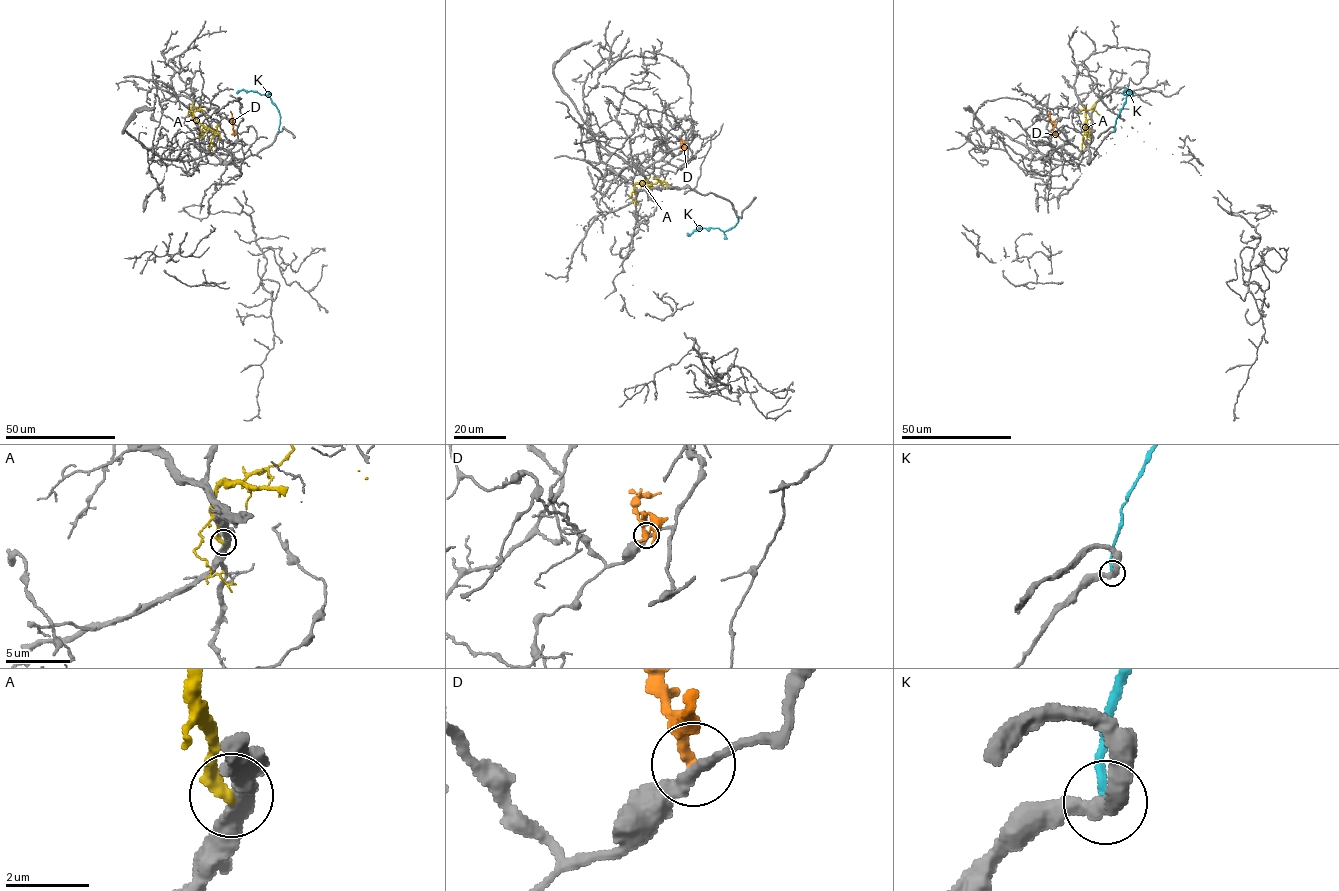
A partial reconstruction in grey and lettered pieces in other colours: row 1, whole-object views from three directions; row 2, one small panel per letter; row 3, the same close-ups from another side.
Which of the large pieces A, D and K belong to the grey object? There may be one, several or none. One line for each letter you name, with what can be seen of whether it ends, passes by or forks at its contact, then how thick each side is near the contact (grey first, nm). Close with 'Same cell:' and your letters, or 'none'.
Same cell: none

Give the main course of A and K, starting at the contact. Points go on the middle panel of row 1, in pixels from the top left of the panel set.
A: (636, 195), (636, 183), (662, 181), (658, 179)
K: (736, 216), (738, 221), (728, 230), (705, 227), (686, 233)

